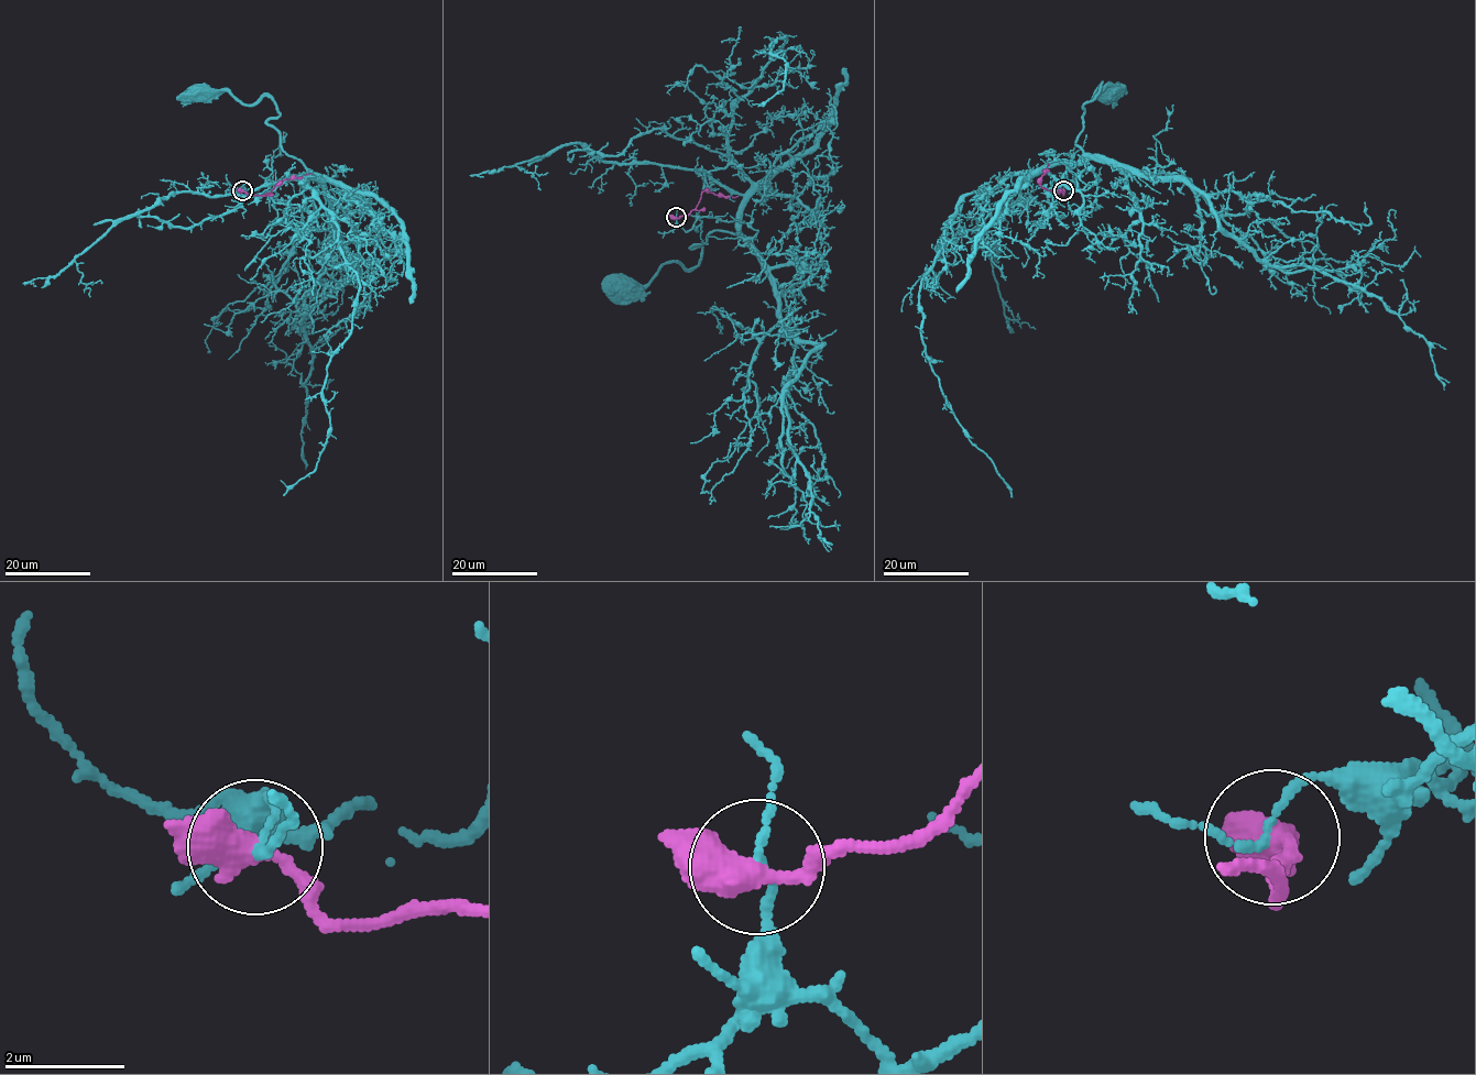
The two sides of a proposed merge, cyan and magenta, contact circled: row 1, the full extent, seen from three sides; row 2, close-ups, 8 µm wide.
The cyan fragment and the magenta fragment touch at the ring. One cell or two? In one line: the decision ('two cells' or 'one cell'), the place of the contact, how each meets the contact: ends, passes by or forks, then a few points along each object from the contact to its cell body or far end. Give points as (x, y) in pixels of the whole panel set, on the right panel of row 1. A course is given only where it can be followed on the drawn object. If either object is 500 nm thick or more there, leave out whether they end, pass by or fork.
two cells | (1063, 190) | cyan passes by | magenta passes by | cyan via (1062, 190), (1078, 184), (1064, 175), (1082, 152), (1085, 105), (1100, 85), (1092, 98), (1107, 86), (1108, 96) | magenta via (1062, 190), (1062, 195), (1039, 184), (1048, 163)

